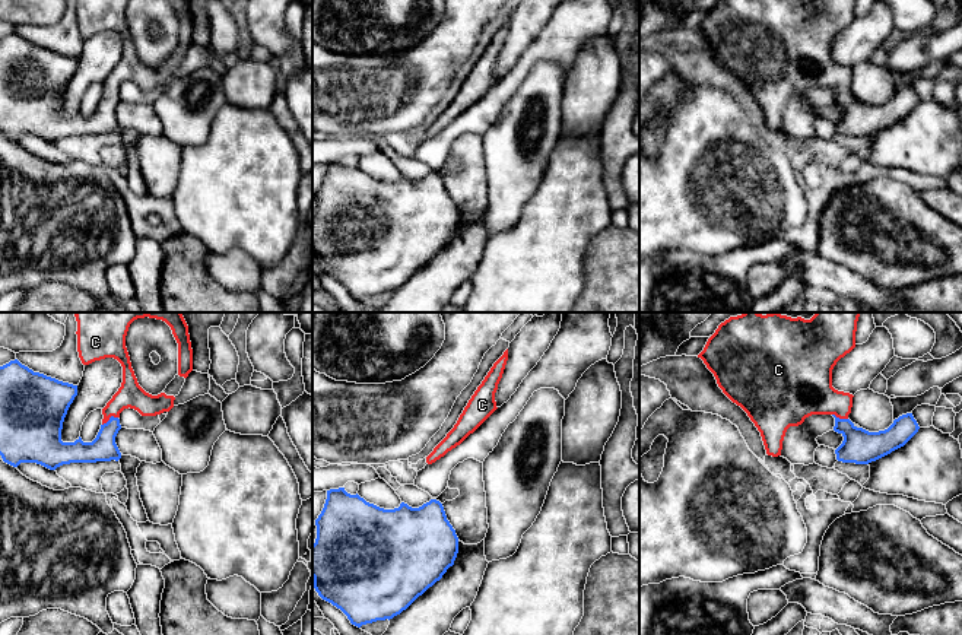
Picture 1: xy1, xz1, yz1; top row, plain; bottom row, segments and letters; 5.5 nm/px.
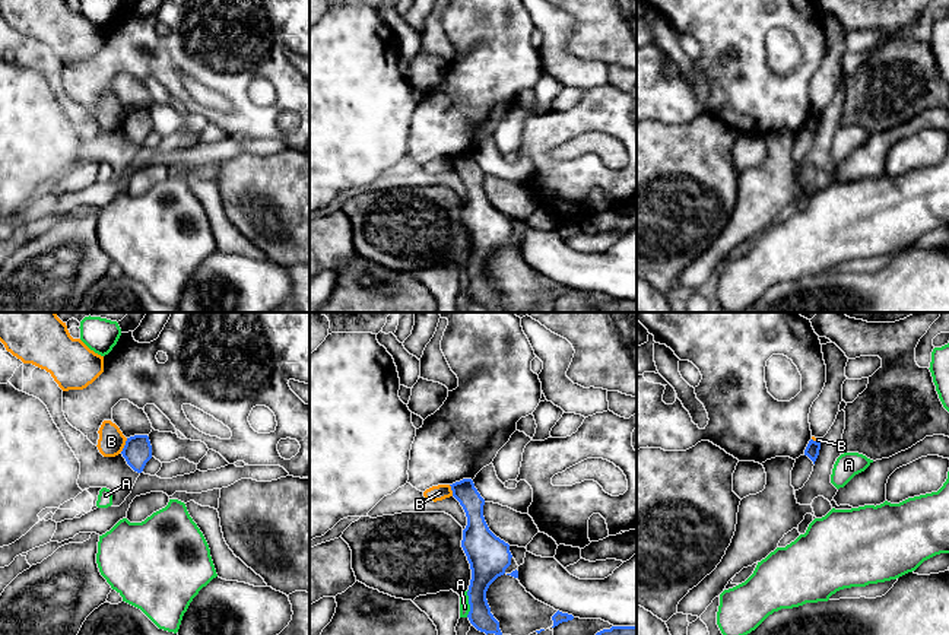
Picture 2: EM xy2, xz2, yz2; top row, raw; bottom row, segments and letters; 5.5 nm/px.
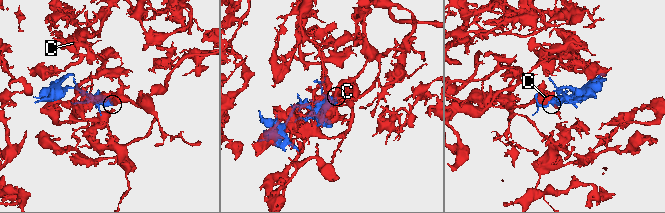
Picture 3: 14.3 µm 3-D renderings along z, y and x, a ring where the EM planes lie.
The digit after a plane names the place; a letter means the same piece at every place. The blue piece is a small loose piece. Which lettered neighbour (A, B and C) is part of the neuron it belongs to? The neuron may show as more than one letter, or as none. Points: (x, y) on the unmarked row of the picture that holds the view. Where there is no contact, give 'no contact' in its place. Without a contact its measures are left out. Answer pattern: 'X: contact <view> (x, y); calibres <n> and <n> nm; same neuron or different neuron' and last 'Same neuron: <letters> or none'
A: contact xz2 (469, 276); calibres 200 and 60 nm; different neuron
B: contact xy2 (124, 118); calibres 160 and 150 nm; different neuron
C: contact xy1 (110, 91); calibres 140 and 140 nm; same neuron
Same neuron: C

